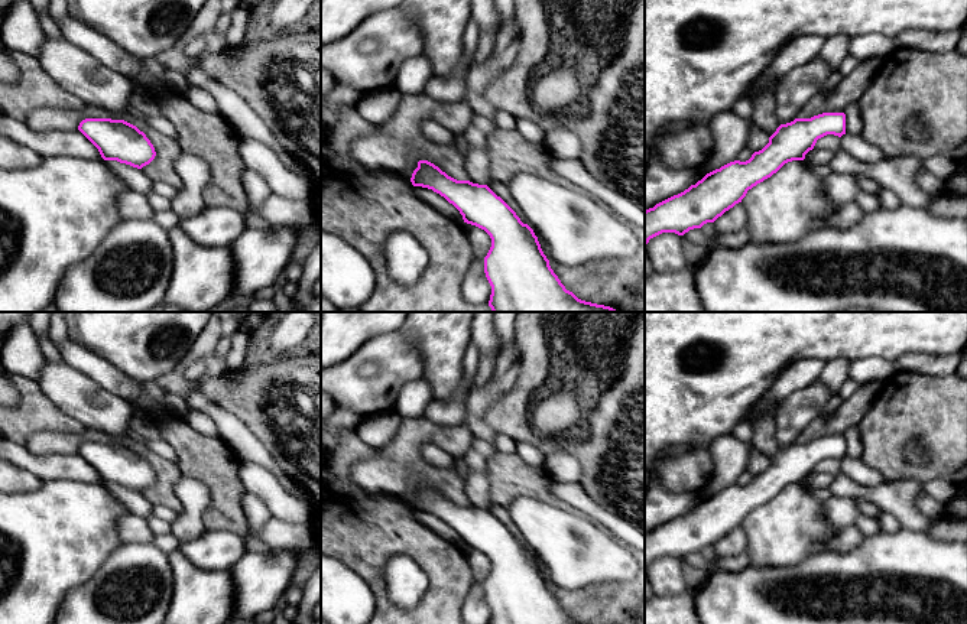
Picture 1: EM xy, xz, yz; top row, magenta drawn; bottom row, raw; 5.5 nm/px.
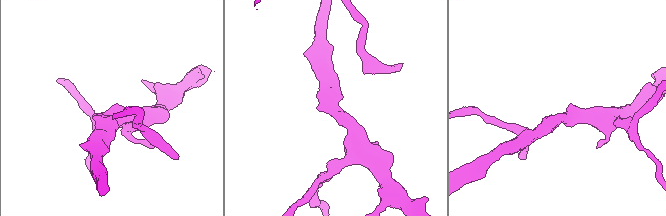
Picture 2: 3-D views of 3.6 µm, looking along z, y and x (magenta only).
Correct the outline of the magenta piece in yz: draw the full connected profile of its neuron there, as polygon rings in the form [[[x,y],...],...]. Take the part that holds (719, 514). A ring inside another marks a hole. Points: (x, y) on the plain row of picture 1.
[[[818,378],[782,399],[775,409],[776,439],[781,449],[769,467],[746,485],[734,484],[707,497],[695,508],[645,534],[645,569],[662,556],[684,559],[714,546],[742,526],[747,514],[770,501],[785,487],[804,484],[818,462],[846,458],[844,436],[822,436],[799,442],[798,436],[818,416],[831,397]]]

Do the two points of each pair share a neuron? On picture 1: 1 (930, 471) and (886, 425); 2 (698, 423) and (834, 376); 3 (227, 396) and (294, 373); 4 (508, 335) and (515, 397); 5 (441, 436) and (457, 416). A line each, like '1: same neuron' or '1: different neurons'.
1: same neuron
2: different neurons
3: same neuron
4: different neurons
5: different neurons

